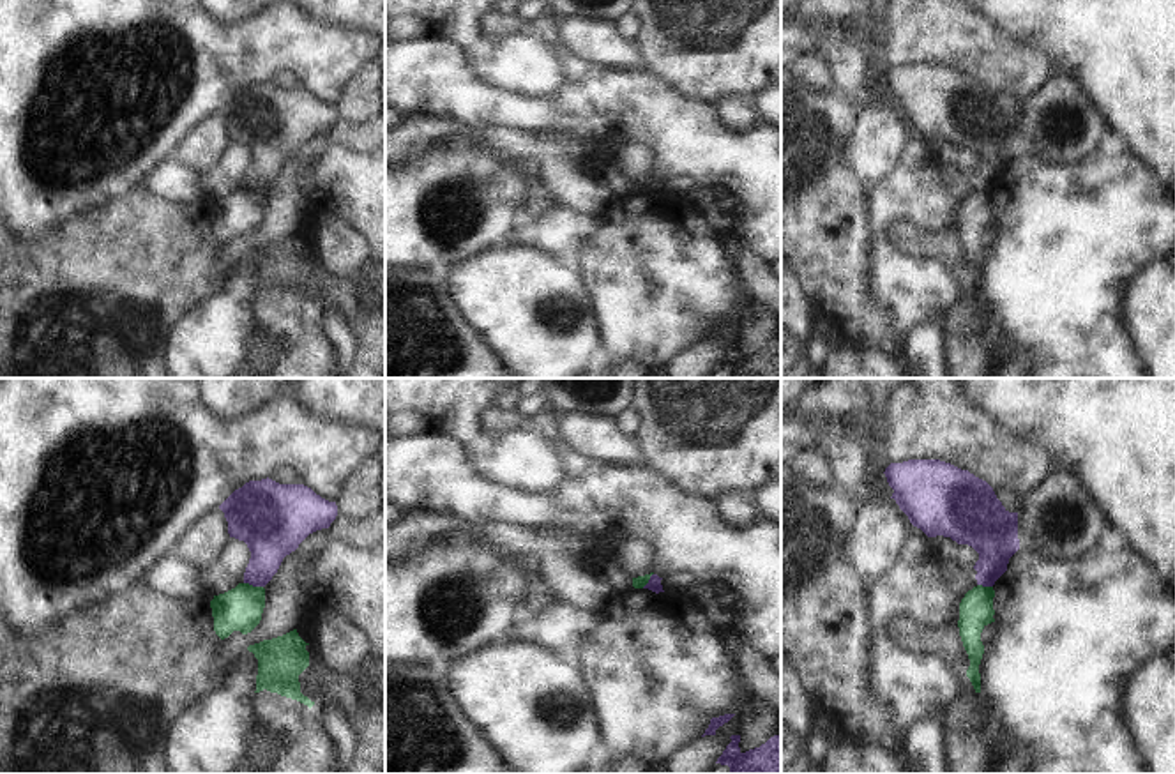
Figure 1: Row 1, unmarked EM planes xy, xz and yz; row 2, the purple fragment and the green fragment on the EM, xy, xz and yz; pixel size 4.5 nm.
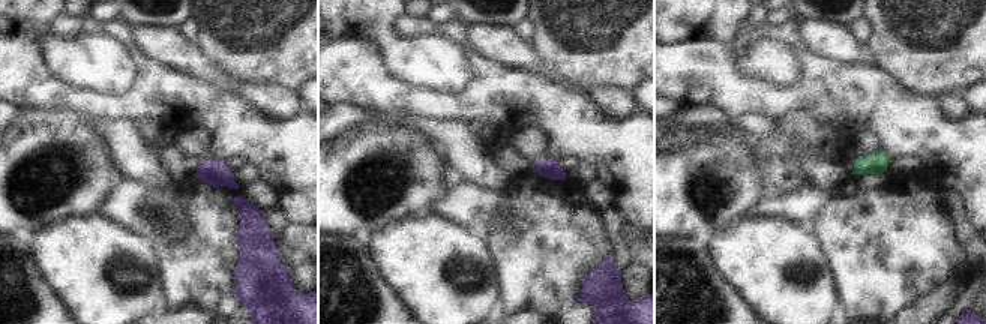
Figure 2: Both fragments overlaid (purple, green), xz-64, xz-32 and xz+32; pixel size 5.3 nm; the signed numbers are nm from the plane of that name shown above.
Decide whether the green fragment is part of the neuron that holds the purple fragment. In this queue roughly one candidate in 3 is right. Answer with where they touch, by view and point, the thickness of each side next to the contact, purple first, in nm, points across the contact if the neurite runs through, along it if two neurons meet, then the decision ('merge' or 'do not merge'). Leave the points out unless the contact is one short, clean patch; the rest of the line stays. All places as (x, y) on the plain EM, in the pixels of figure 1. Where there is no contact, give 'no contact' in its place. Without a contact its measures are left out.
meets purple in xy at (253, 189); 240 nm thick on the purple side, 200 nm on the other; border along xy (244, 186), (262, 191); do not merge

